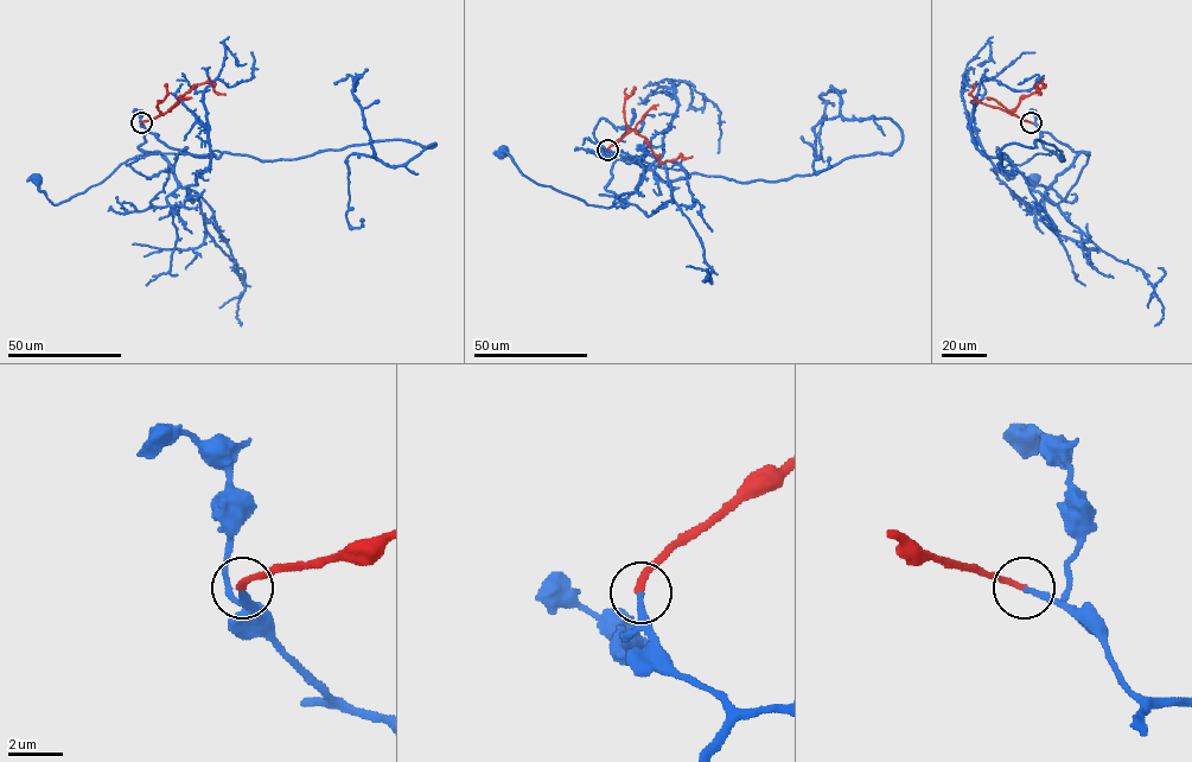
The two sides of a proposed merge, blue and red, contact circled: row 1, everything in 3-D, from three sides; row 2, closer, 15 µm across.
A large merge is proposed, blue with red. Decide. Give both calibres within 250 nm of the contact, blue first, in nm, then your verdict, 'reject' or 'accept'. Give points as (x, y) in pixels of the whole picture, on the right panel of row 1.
240/240 nm | accept

